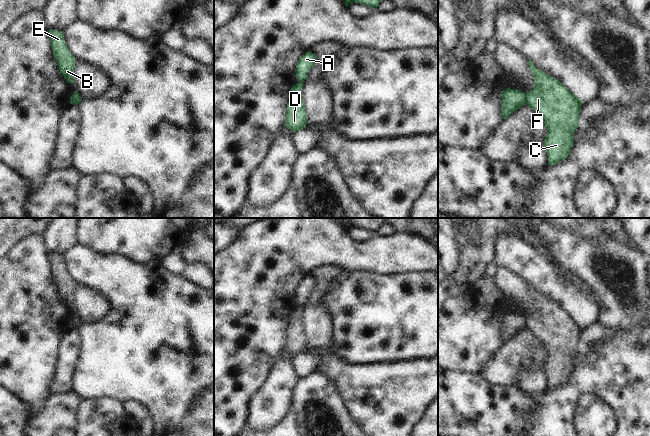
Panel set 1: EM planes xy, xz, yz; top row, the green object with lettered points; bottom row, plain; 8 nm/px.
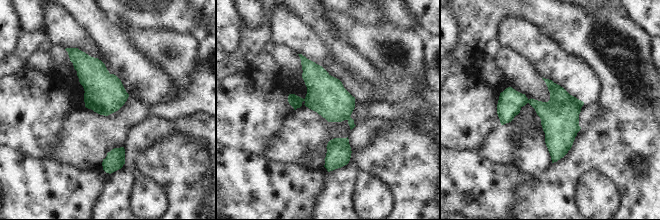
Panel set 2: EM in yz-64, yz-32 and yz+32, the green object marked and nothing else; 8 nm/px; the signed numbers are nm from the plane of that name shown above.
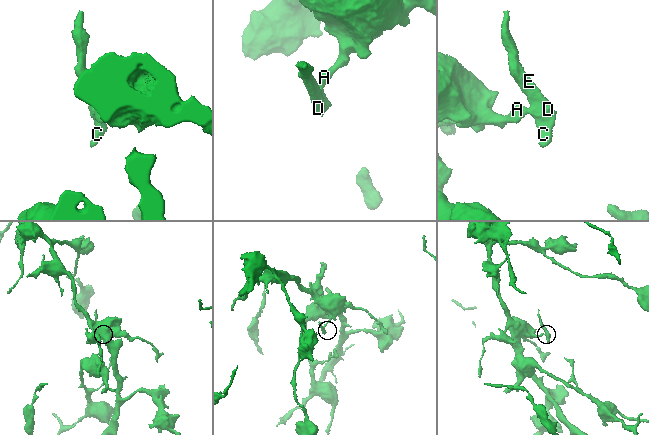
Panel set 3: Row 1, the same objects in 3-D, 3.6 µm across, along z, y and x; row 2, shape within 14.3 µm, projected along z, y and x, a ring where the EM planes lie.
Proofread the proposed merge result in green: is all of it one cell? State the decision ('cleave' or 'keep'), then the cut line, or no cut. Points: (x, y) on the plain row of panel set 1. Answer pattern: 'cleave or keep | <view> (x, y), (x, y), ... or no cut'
cleave | yz (525, 317), (527, 327)

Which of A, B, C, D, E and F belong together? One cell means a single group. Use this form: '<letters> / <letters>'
A / B C D E F

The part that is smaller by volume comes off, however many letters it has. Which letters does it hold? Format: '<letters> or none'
B, C, D, E, F

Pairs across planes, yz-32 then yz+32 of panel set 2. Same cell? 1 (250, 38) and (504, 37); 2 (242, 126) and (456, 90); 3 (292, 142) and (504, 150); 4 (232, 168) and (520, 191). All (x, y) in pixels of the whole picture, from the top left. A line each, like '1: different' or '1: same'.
1: different
2: same
3: same
4: different

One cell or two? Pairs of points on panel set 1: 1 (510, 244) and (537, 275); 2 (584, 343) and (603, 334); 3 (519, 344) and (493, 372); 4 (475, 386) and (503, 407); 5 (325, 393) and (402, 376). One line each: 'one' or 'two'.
1: one
2: one
3: one
4: one
5: two

